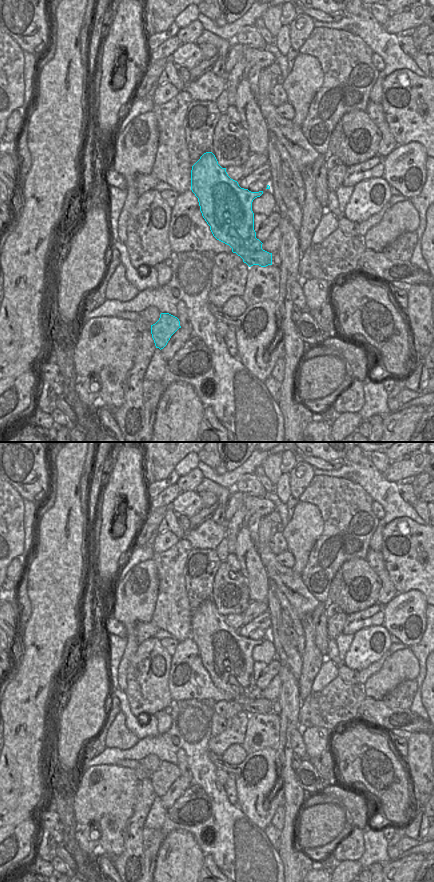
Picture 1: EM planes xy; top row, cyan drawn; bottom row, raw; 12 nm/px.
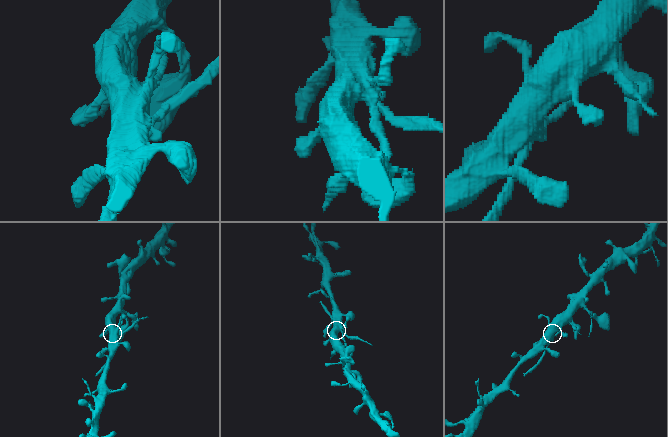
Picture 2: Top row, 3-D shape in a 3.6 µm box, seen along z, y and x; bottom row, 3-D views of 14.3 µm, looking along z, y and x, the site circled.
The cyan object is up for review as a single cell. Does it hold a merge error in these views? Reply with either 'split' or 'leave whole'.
split

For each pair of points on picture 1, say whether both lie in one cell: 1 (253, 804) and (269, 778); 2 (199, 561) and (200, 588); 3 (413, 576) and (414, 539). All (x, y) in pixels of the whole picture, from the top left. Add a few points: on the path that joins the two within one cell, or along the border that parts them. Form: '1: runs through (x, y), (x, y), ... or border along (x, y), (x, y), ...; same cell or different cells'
1: runs through (253, 798), (253, 794), (263, 784); same cell
2: runs through (199, 568), (199, 581); same cell
3: runs through (416, 567), (414, 548); same cell

